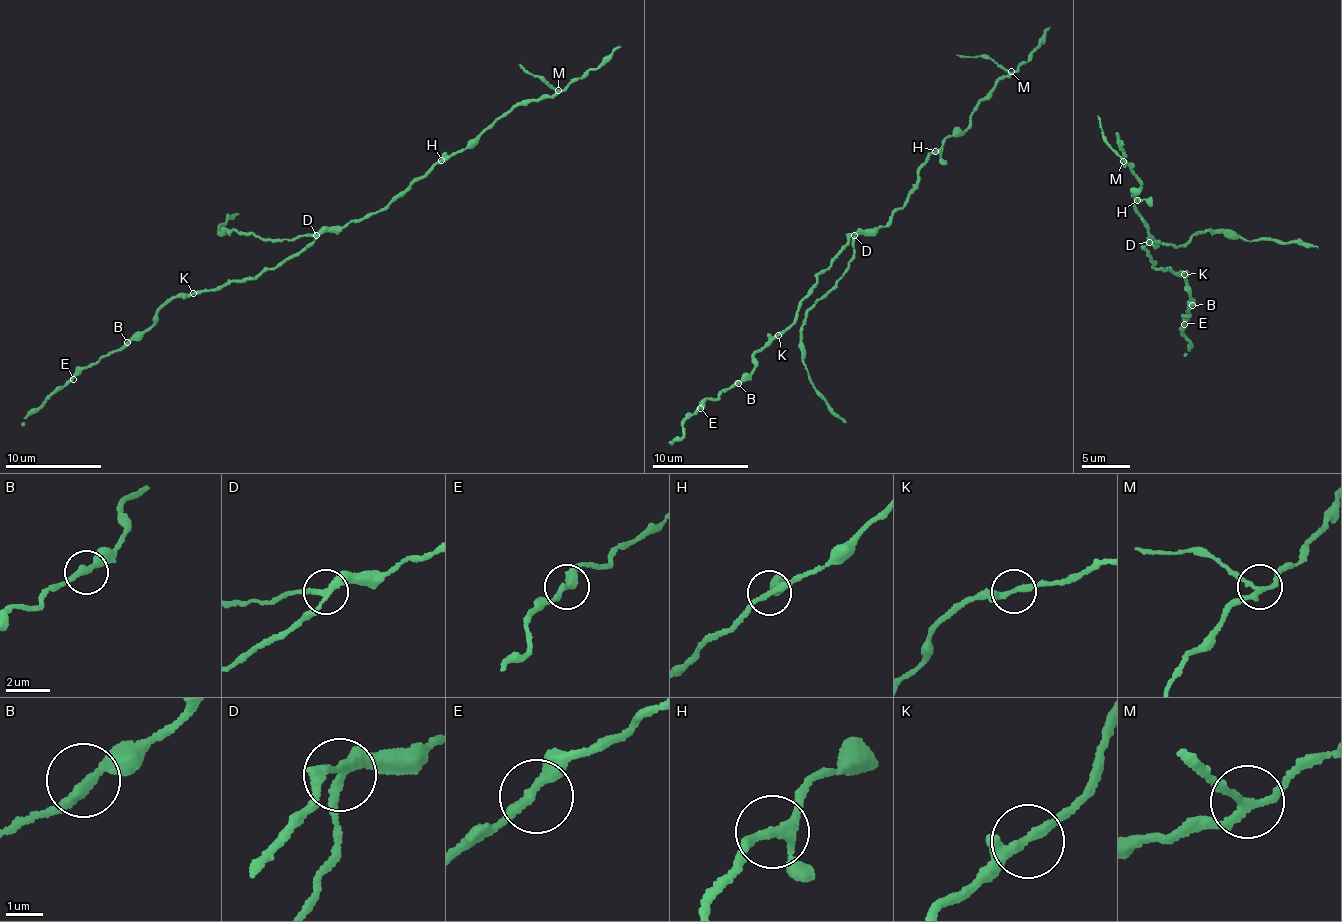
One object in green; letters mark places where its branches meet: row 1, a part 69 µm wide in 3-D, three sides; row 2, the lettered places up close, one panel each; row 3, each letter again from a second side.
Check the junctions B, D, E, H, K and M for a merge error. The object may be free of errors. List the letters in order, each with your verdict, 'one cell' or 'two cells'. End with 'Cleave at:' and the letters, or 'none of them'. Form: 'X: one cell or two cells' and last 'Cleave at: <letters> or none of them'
B: one cell
D: two cells
E: one cell
H: one cell
K: one cell
M: one cell
Cleave at: D

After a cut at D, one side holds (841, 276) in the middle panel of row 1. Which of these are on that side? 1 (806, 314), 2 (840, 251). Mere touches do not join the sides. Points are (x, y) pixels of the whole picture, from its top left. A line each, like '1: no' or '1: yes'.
1: yes
2: no

